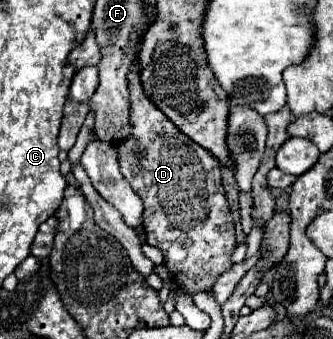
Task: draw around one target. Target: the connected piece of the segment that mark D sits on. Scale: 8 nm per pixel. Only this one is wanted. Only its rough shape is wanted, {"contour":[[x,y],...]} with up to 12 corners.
{"contour":[[131,65],[123,177],[147,243],[189,295],[233,267],[219,161]]}

